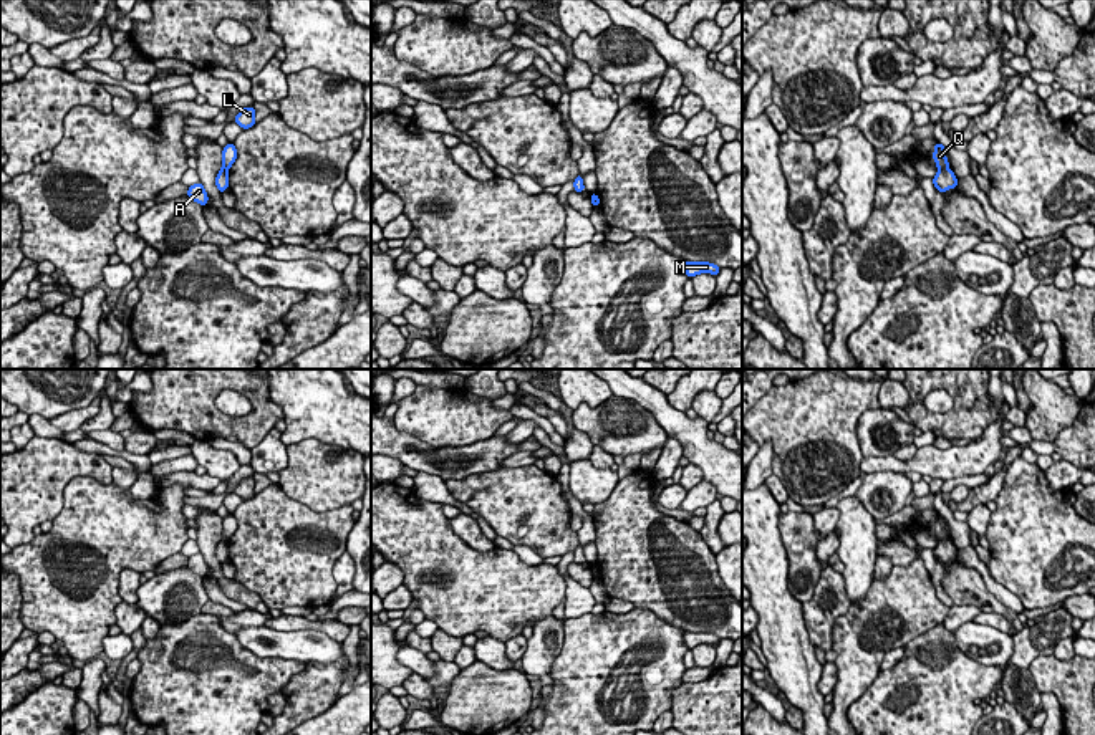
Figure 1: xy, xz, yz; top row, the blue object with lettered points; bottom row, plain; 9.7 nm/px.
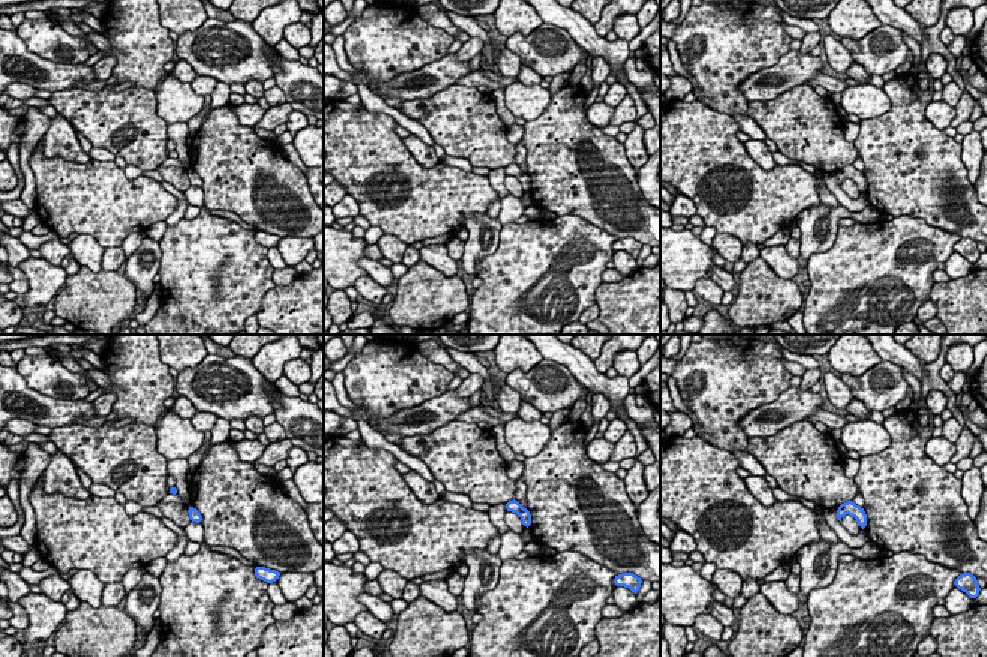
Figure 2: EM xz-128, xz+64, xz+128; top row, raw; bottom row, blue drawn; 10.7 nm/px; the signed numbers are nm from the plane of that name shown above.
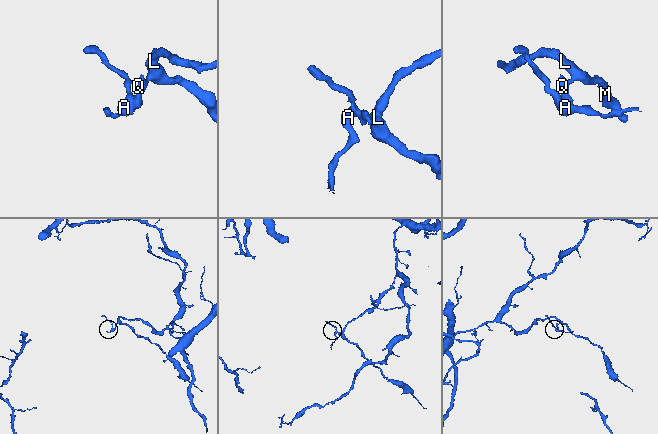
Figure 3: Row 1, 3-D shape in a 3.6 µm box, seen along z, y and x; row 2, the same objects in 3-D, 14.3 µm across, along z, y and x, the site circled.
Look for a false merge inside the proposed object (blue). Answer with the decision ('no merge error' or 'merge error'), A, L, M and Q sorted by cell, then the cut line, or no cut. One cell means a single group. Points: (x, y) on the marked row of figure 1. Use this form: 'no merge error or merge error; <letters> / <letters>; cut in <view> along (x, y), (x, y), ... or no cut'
merge error; A / L M Q; cut in yz along (946, 168), (938, 171)

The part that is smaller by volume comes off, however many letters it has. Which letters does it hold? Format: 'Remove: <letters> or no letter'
Remove: A

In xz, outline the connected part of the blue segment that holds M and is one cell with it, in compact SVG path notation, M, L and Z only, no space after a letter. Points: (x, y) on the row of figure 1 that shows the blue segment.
M684 260L684 271L686 271L687 278L692 278L699 273L711 273L711 275L717 276L719 270L721 268L716 263Z

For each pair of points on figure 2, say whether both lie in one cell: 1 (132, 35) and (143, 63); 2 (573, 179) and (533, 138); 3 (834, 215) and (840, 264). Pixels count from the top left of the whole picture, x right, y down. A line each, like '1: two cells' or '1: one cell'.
1: one cell
2: one cell
3: two cells

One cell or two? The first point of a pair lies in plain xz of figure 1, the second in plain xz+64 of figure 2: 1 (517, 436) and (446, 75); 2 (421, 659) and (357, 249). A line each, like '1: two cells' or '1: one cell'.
1: two cells
2: two cells

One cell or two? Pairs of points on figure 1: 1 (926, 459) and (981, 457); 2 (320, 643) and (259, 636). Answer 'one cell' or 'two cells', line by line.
1: one cell
2: one cell

